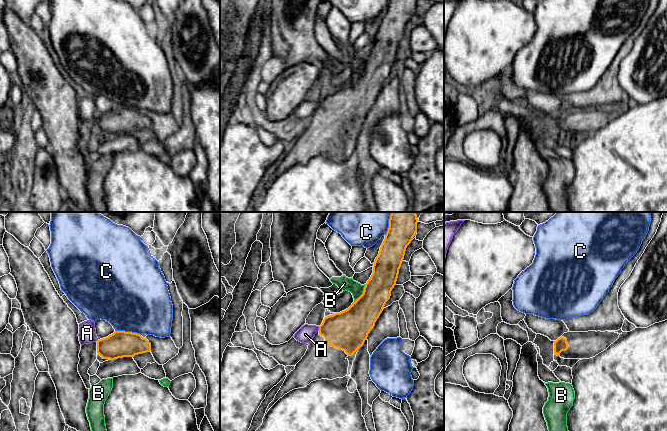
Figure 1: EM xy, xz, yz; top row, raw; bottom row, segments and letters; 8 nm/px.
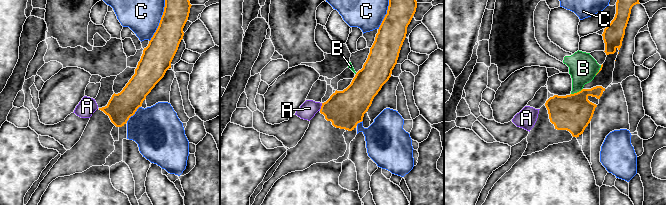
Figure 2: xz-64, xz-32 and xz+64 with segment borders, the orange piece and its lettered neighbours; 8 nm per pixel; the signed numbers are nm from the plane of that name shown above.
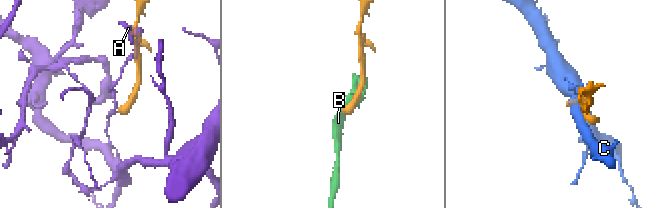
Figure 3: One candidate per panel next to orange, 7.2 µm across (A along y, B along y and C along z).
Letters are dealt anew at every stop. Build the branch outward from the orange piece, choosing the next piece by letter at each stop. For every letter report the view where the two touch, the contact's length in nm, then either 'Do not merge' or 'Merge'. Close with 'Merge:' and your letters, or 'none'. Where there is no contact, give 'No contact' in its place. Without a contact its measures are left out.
A: Touches orange in xz. Shared border 40 nm. Do not merge
B: Touches orange in xz. Shared border 180 nm. Do not merge
C: Touches orange in xy. Shared border 220 nm. Do not merge
Merge: none

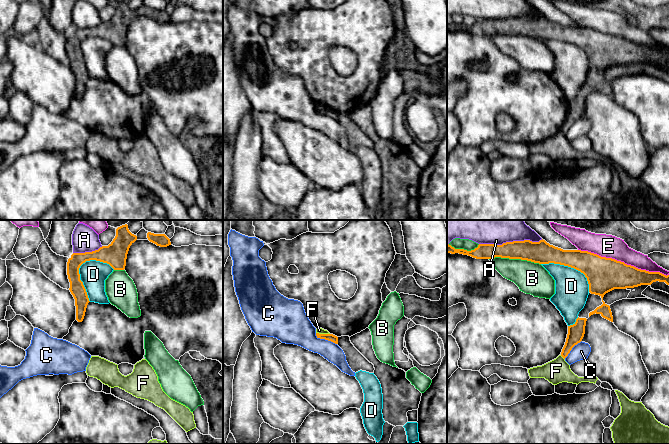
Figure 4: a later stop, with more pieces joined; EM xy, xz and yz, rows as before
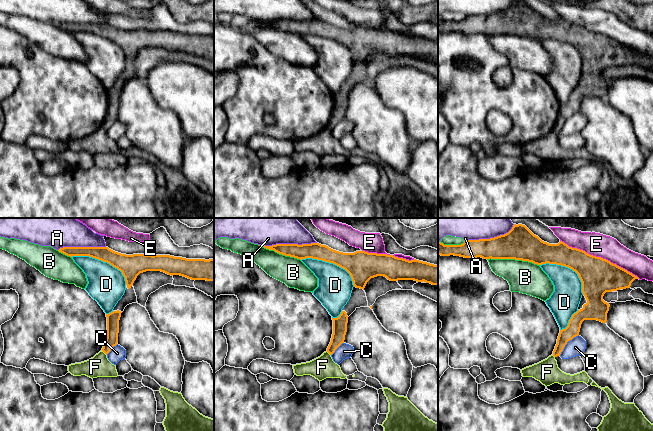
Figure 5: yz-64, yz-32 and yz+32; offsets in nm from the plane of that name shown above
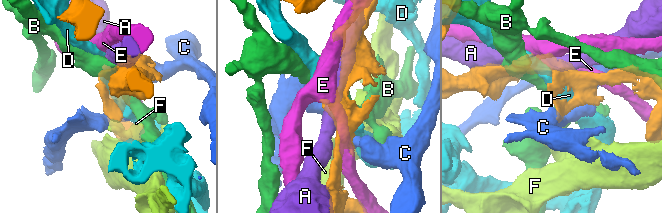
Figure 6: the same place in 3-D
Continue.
A: Touches orange in yz. Shared border 500 nm. Do not merge
B: Touches orange in yz. Shared border 420 nm. Do not merge
C: Touches orange in xz. Shared border 200 nm. Do not merge
D: Touches orange in xy. Shared border 340 nm. Do not merge
E: Touches orange in yz. Shared border 750 nm. Do not merge
F: Touches orange in xz. Shared border 110 nm. Do not merge
Merge: none

